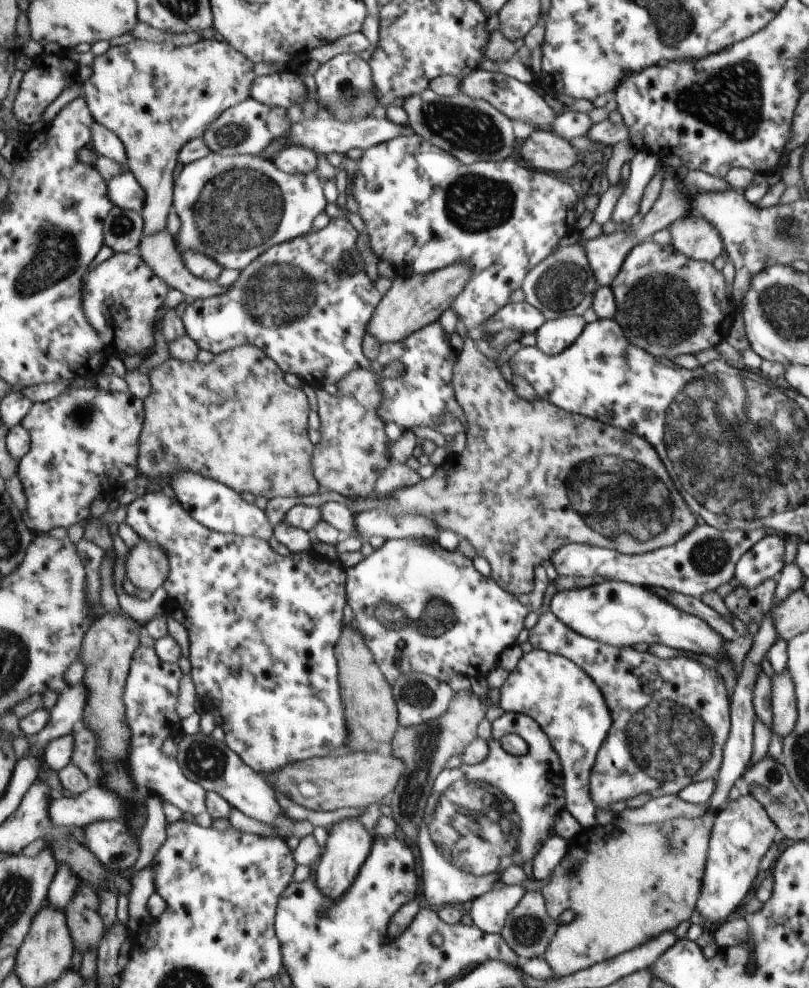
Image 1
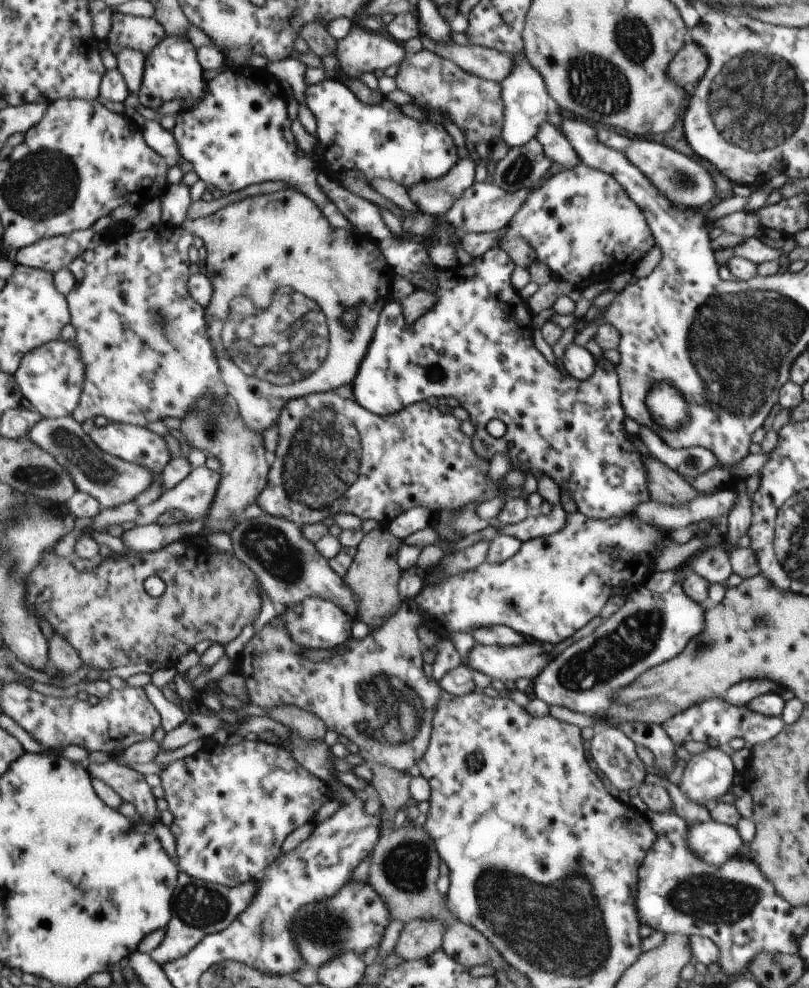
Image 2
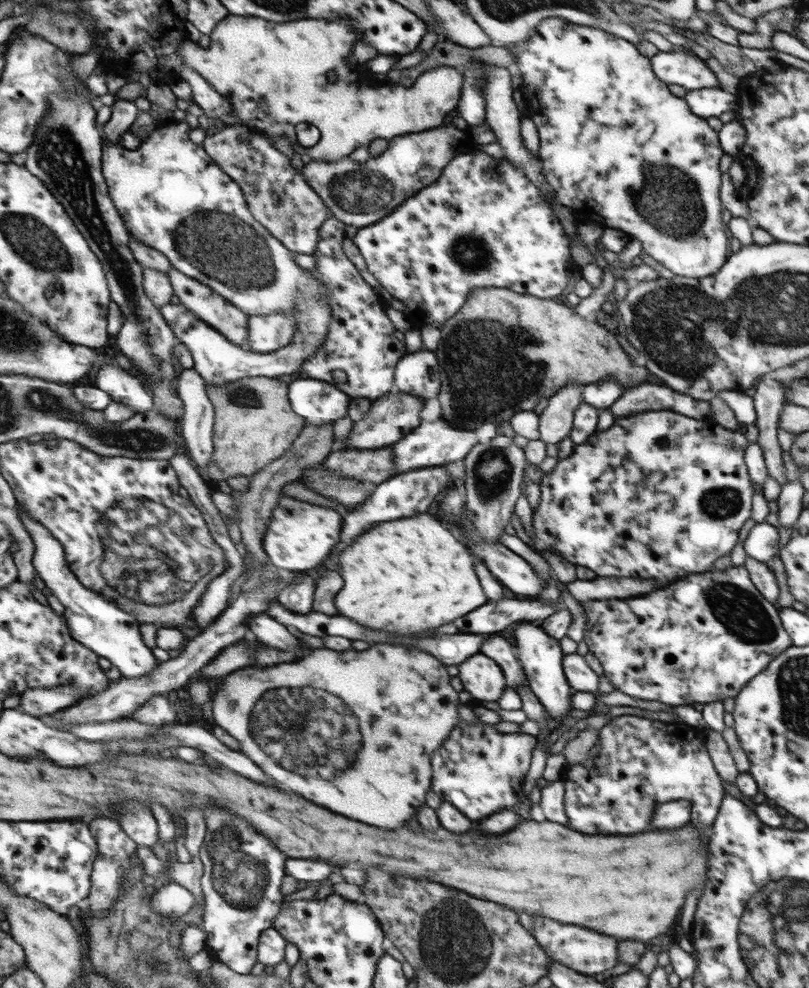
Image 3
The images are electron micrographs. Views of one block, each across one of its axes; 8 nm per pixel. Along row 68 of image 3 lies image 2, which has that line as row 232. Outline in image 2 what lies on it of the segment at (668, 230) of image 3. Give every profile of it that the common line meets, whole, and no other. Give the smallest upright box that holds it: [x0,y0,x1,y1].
[507,163,653,287]

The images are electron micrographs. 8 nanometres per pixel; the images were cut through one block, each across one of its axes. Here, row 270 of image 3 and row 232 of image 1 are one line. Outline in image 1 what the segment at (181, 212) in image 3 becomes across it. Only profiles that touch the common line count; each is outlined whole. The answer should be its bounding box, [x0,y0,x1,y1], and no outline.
[174,151,327,272]

